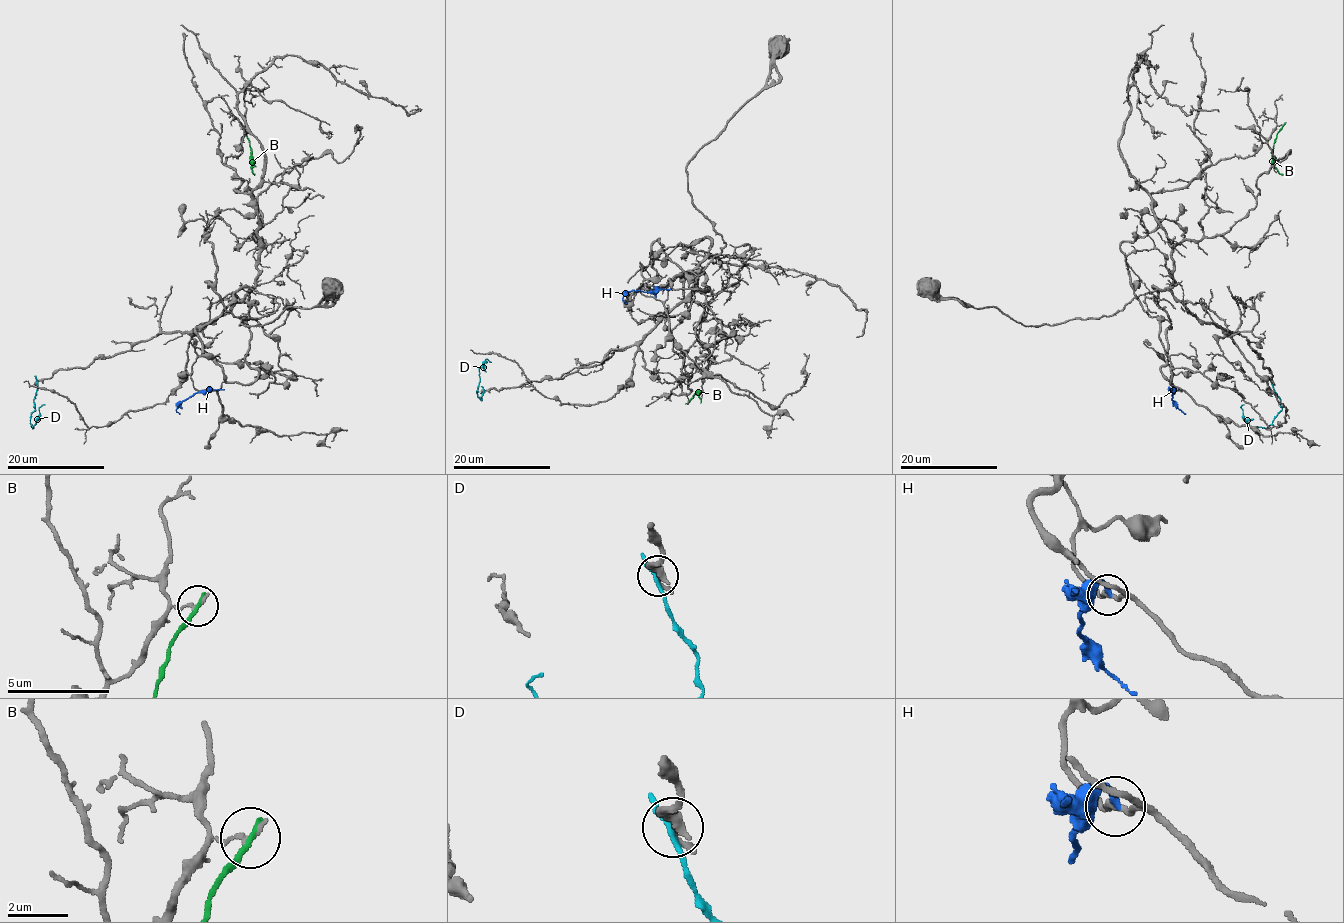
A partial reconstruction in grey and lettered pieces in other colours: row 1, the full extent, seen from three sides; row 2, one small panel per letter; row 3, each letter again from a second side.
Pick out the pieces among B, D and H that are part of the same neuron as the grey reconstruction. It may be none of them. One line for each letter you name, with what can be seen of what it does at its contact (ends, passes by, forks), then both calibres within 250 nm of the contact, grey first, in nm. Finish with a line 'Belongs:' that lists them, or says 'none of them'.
Belongs: none of them

